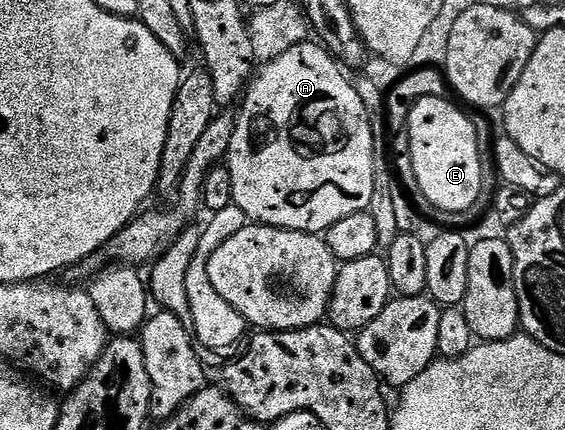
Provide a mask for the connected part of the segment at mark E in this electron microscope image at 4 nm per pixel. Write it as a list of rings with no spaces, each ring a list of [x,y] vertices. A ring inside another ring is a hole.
[[[421,98],[407,110],[407,152],[415,168],[415,180],[419,180],[423,196],[427,196],[435,208],[443,208],[443,212],[469,210],[483,193],[477,126],[460,108],[449,98]]]

